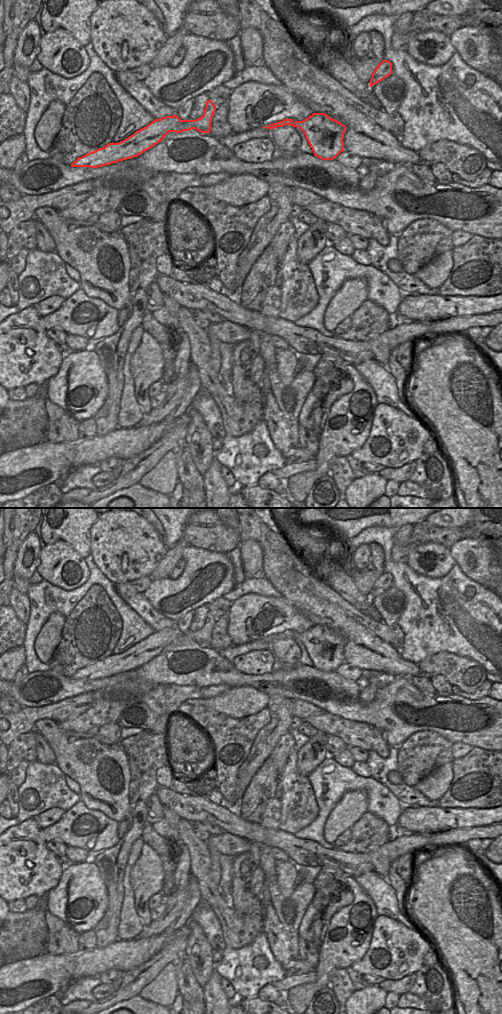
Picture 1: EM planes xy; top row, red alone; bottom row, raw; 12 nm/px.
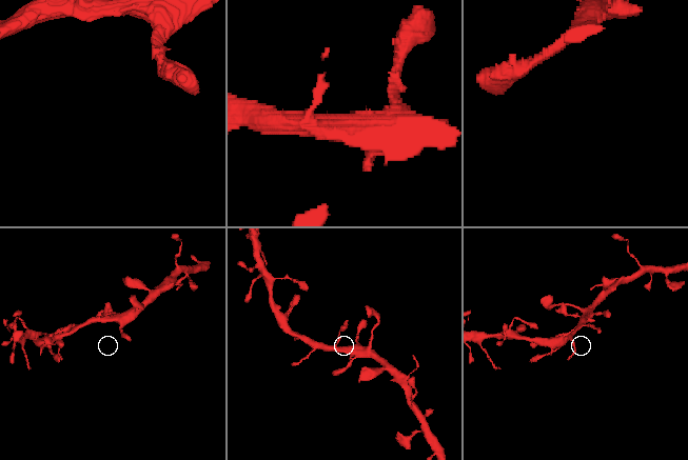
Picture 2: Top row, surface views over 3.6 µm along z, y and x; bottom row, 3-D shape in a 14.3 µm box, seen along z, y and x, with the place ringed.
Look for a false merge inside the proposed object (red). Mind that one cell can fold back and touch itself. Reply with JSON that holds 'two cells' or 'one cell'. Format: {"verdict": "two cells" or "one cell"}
{"verdict": "one cell"}

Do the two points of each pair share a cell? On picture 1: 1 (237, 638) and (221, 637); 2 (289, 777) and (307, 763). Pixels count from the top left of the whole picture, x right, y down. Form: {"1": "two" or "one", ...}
{"1": "two", "2": "two"}

